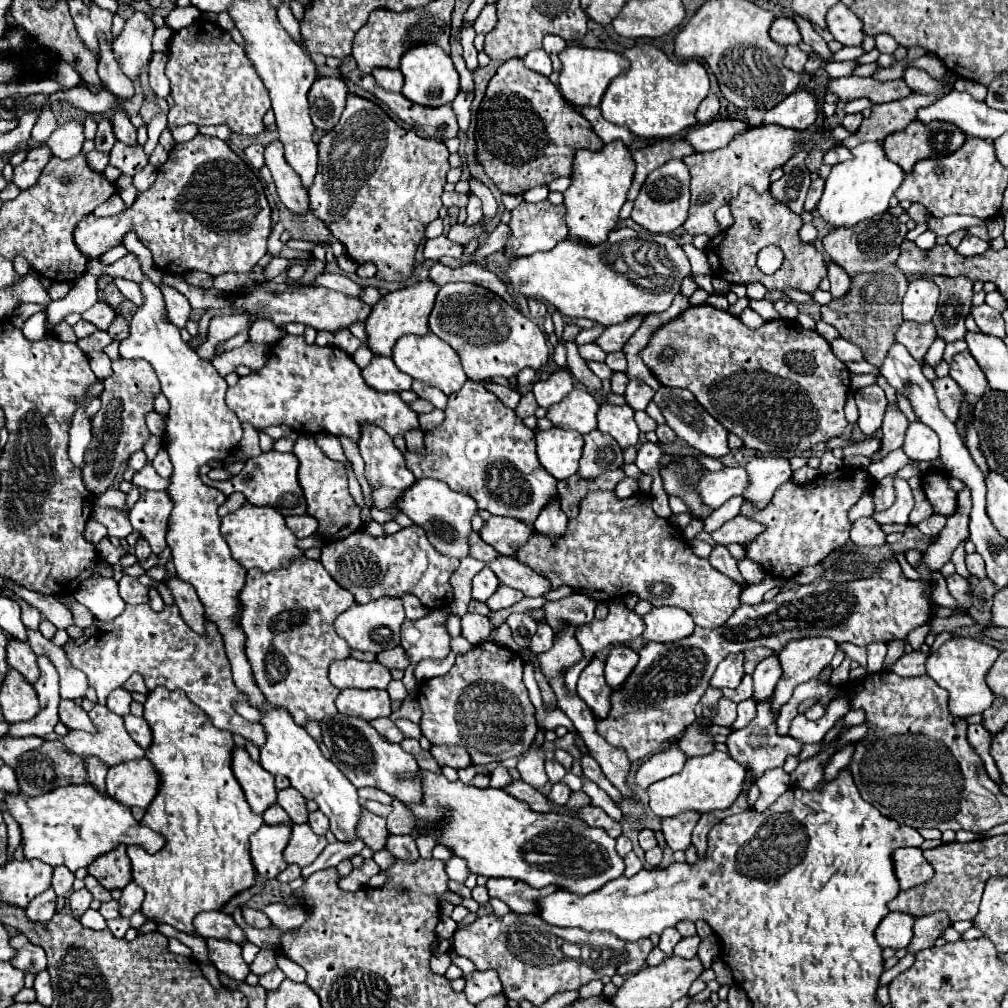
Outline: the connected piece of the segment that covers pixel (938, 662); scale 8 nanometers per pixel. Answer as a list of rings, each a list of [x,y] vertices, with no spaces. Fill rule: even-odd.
[[[960,636],[950,638],[940,646],[938,652],[928,656],[926,672],[934,682],[938,682],[944,690],[948,690],[950,714],[958,718],[968,718],[972,714],[982,714],[994,702],[996,694],[986,684],[986,674],[994,666],[998,656],[1000,656],[1000,650],[996,650],[994,646],[974,638],[960,638]]]

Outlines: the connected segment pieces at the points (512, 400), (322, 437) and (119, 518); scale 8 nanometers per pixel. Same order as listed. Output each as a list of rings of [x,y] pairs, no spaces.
[[[490,384],[484,387],[488,391],[496,394],[501,402],[508,408],[516,408],[522,396],[520,393],[499,384]]]
[[[318,434],[314,440],[316,440],[316,446],[318,446],[328,458],[338,460],[338,462],[348,462],[346,456],[344,456],[344,452],[342,452],[342,446],[340,446],[338,436],[334,436],[334,434]]]
[[[94,506],[92,518],[108,528],[108,536],[126,538],[132,532],[132,524],[128,520],[128,512],[108,508],[108,506]]]

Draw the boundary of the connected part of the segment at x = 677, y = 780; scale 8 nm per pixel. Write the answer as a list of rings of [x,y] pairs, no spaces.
[[[714,750],[706,756],[688,758],[682,772],[674,774],[666,780],[654,782],[650,786],[650,790],[648,790],[650,808],[660,818],[676,816],[676,814],[686,812],[686,810],[696,810],[700,814],[712,812],[712,810],[724,810],[738,798],[738,794],[742,790],[744,774],[746,774],[744,766],[738,764],[736,760],[732,760],[732,756],[728,752]]]

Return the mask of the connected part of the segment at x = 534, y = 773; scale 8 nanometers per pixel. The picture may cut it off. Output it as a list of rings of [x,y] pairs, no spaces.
[[[538,732],[532,748],[524,754],[524,758],[516,766],[518,772],[520,772],[520,778],[526,784],[530,784],[532,788],[542,788],[542,786],[548,784],[548,776],[544,772],[544,754],[536,752],[536,746],[540,746],[542,742],[544,742],[544,734]]]

